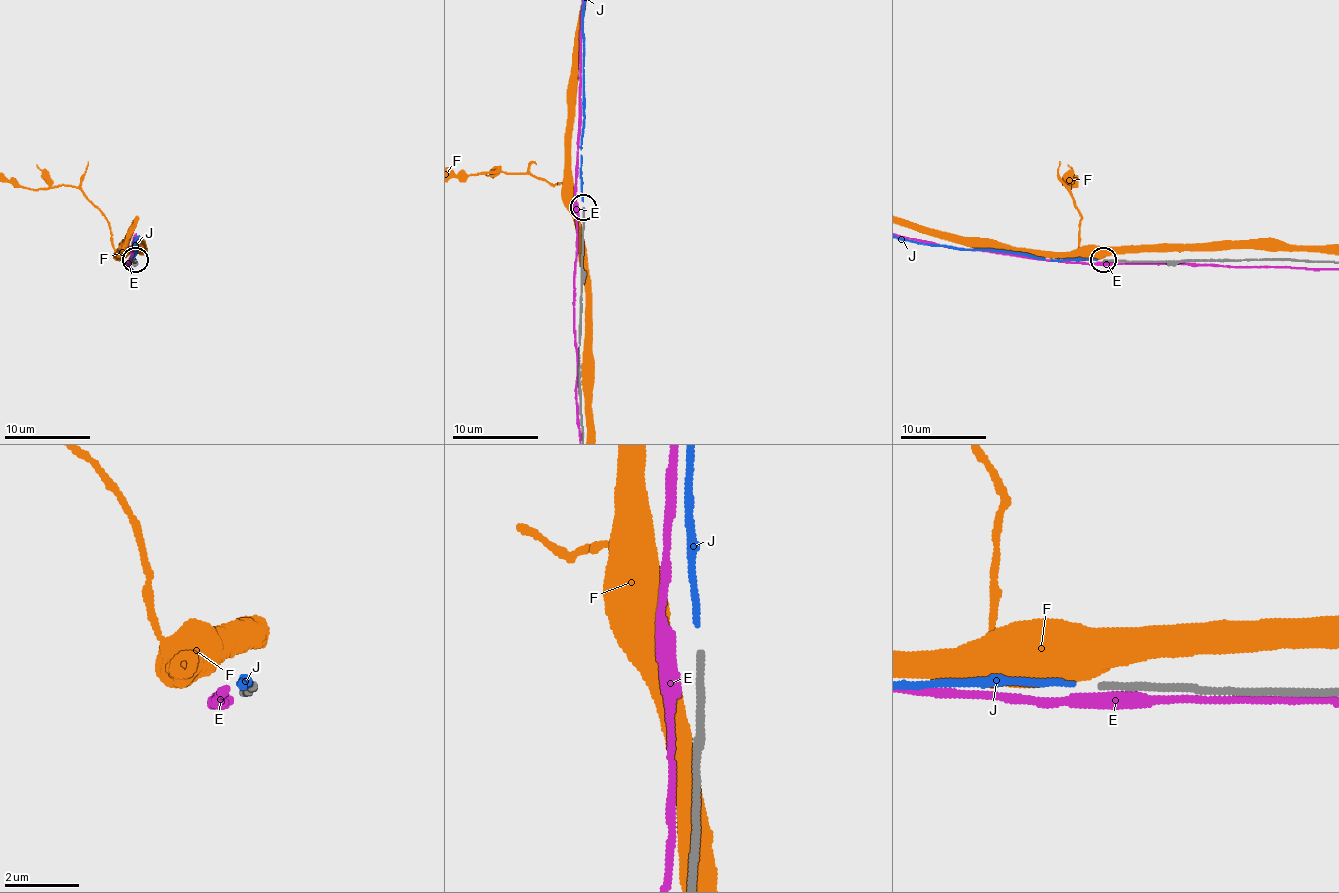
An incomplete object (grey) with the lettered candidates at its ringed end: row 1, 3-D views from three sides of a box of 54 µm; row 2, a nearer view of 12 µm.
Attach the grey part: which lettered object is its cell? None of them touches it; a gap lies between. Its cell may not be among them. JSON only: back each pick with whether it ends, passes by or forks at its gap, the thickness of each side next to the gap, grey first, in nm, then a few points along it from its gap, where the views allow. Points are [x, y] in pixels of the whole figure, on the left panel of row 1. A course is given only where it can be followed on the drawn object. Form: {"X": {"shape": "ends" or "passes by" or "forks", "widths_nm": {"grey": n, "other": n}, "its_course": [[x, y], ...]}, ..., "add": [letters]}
{"J": {"shape": "ends", "widths_nm": {"grey": 200, "other": 160}}, "add": ["J"]}

